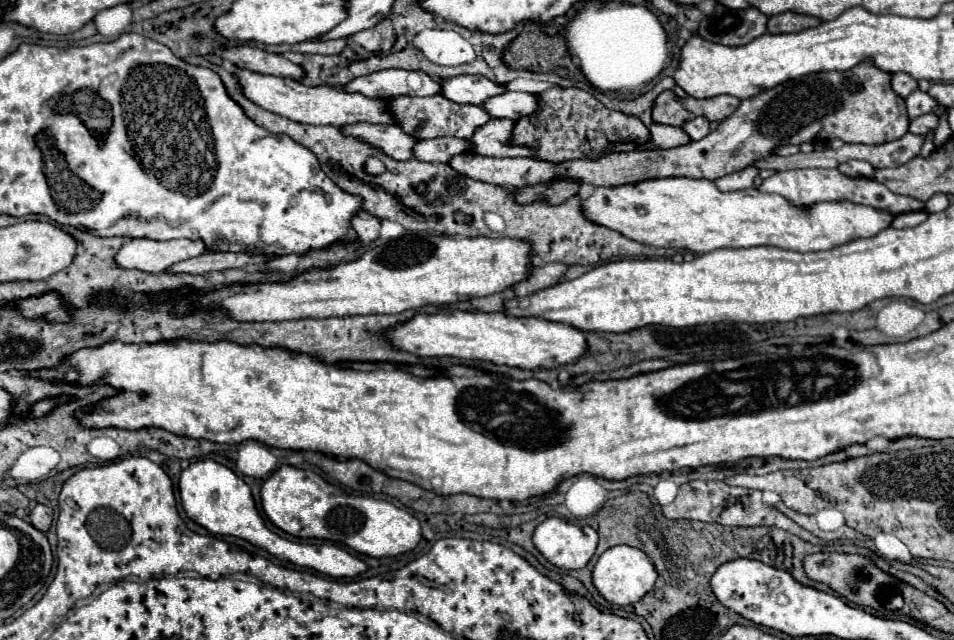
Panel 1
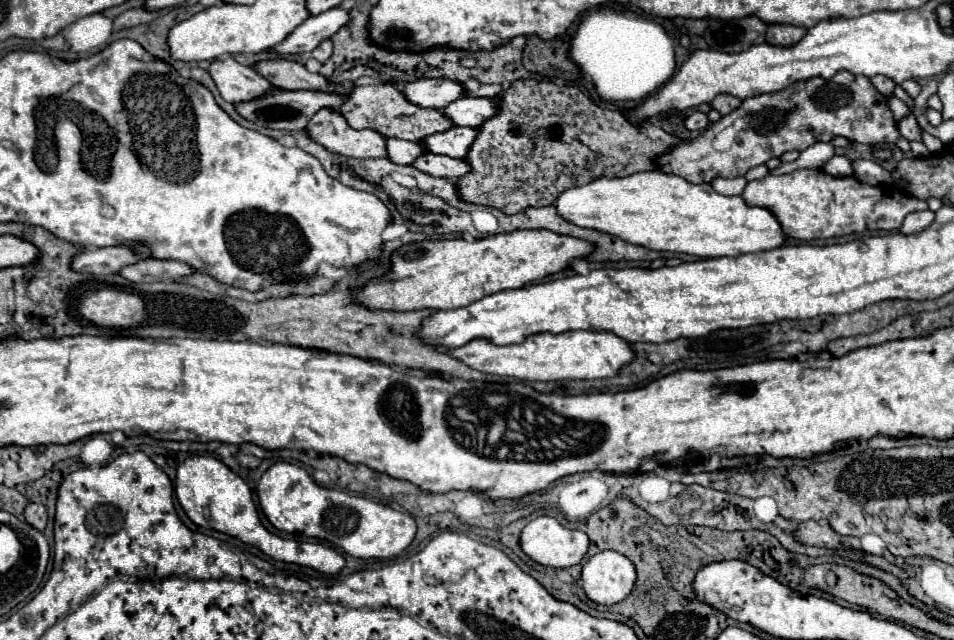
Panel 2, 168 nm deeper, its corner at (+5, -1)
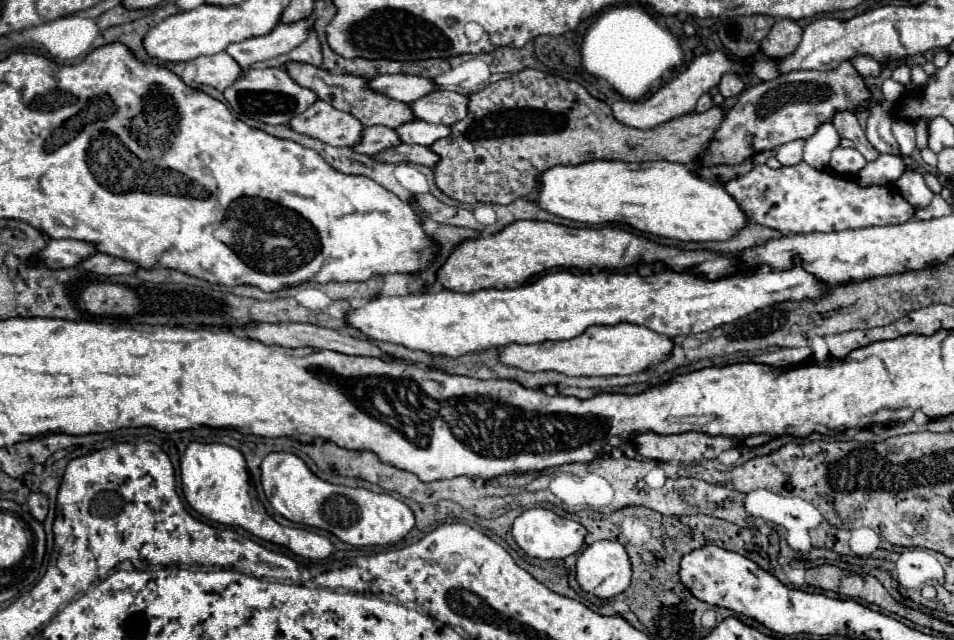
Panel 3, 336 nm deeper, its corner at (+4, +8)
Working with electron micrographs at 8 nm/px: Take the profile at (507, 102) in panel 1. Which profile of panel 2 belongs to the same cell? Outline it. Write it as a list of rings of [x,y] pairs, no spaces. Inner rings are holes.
[[[463,96],[463,98],[447,104],[441,112],[443,112],[443,116],[447,116],[453,122],[453,126],[477,128],[497,112],[497,106],[499,106],[499,102],[495,98]]]

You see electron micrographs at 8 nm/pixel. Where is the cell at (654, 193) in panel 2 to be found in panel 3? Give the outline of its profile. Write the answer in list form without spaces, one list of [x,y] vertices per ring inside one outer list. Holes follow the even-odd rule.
[[[582,163],[580,167],[552,167],[542,177],[540,207],[548,213],[582,223],[624,223],[636,231],[674,241],[728,241],[752,219],[724,185],[692,173],[682,163]]]

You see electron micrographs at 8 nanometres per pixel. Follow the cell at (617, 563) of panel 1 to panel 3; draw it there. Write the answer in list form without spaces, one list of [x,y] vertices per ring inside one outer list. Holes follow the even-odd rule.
[[[618,541],[592,543],[576,563],[576,581],[596,597],[620,595],[628,589],[630,577],[630,559]]]

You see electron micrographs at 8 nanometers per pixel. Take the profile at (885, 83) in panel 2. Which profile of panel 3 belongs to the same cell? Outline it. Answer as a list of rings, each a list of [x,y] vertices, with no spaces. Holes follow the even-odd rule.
[[[866,55],[856,57],[852,59],[852,65],[858,69],[862,77],[880,77],[882,75],[882,65],[872,57],[866,57]]]

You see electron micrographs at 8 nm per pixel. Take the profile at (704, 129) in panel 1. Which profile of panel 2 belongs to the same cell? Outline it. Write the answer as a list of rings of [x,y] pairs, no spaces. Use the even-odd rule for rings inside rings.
[[[693,112],[691,116],[685,118],[685,126],[689,130],[705,130],[709,126],[709,120],[707,120],[707,114],[705,112]]]

